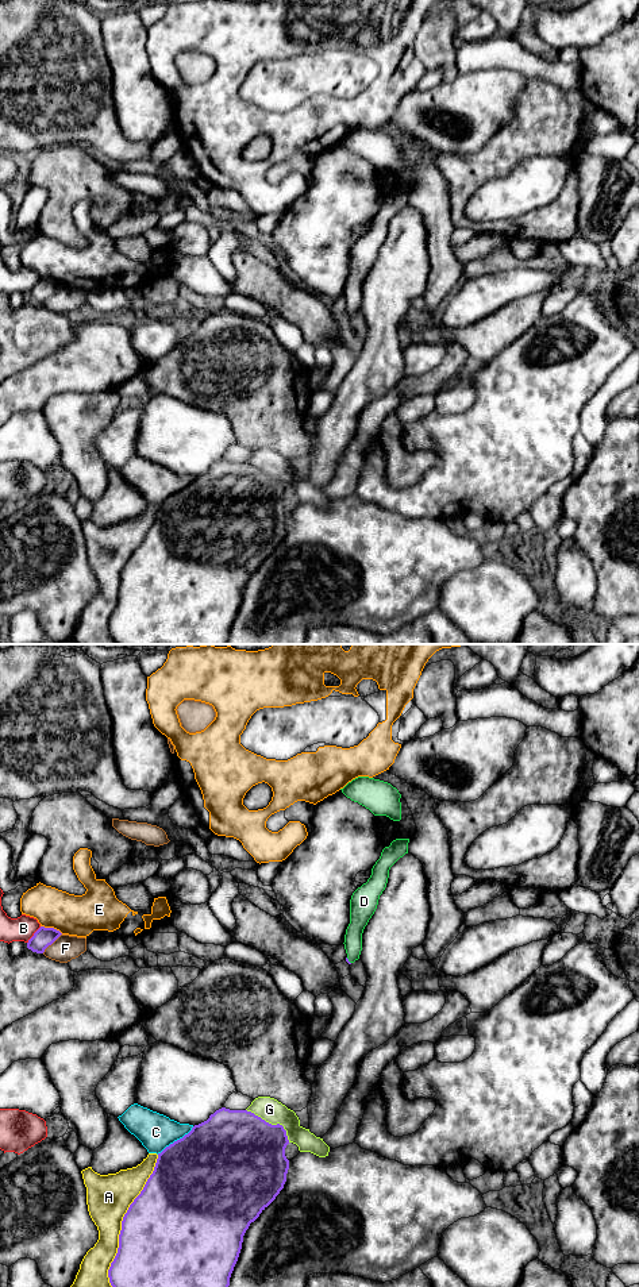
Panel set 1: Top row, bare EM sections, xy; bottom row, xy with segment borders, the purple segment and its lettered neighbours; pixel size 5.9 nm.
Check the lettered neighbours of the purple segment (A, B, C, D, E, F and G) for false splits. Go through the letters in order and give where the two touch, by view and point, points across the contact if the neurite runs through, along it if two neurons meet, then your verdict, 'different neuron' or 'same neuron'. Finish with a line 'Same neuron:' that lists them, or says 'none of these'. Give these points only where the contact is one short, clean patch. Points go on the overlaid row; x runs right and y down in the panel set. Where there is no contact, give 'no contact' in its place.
A: xy (122, 1221) | different neuron
B: xy (34, 935) | different neuron
C: xy (174, 1141) | different neuron
D: xy (347, 960) | across xy (346, 958), (347, 960), (358, 920) | same neuron
E: xy (52, 928) | different neuron
F: xy (52, 943) | different neuron
G: xy (270, 1124) | along xy (246, 1109), (272, 1124), (280, 1124), (289, 1141) | different neuron
Same neuron: D

